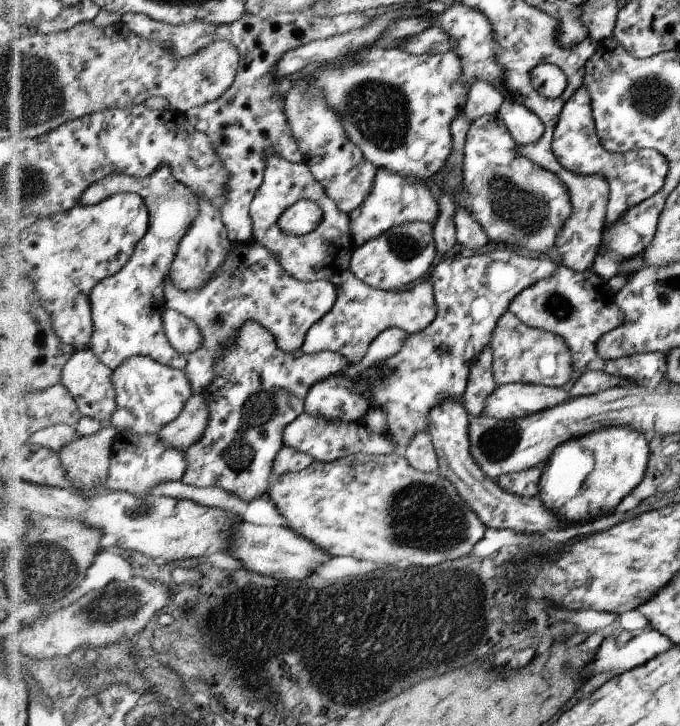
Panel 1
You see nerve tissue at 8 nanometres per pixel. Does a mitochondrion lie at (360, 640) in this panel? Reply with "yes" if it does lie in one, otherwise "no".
yes

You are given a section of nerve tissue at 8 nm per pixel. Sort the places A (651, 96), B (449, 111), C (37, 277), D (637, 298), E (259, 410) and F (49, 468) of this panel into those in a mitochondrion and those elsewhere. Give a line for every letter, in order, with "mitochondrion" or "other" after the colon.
A: mitochondrion
B: other
C: other
D: other
E: mitochondrion
F: other

